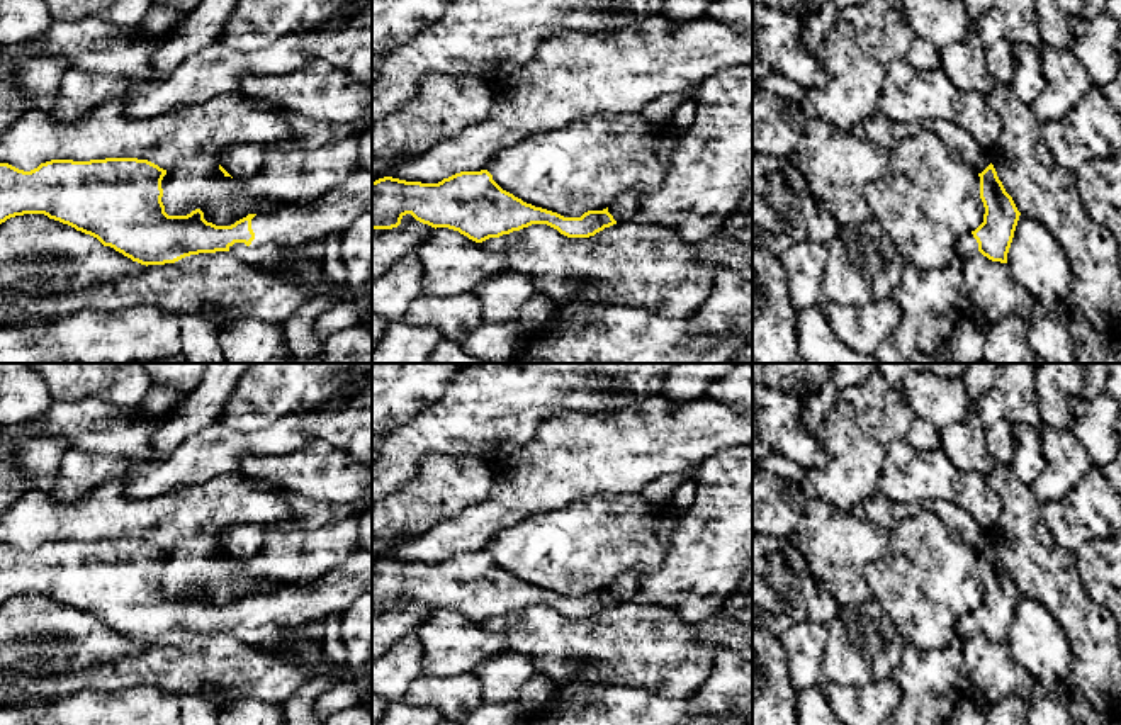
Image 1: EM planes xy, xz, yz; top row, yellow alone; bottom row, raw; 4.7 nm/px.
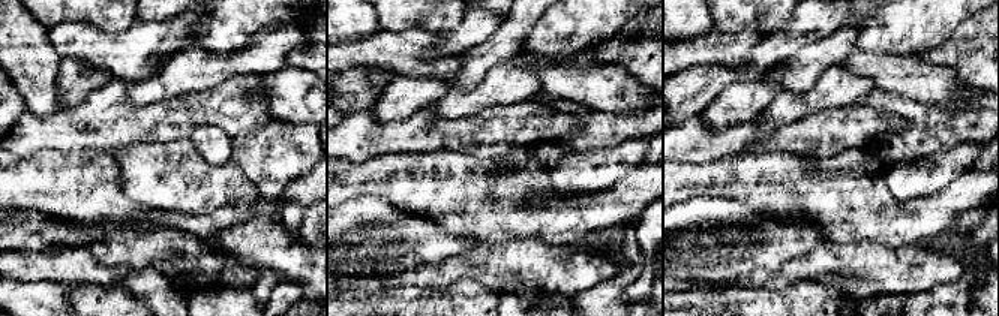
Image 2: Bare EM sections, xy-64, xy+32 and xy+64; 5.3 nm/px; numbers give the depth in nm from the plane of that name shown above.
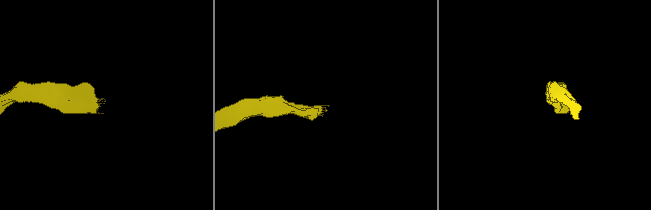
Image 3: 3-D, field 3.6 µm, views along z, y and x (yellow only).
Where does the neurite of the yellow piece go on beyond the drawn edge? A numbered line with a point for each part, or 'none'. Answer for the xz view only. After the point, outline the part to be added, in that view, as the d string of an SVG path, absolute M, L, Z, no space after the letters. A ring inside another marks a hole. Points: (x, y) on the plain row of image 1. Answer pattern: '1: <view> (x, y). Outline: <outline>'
none

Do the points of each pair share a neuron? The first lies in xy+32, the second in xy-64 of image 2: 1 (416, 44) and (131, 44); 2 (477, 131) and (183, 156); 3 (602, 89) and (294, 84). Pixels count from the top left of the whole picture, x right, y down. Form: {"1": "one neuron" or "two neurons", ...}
{"1": "one neuron", "2": "two neurons", "3": "one neuron"}

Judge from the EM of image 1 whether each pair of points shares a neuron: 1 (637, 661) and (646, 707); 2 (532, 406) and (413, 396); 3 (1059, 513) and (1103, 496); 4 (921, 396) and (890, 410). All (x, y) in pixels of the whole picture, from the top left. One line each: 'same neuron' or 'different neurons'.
1: different neurons
2: different neurons
3: same neuron
4: different neurons

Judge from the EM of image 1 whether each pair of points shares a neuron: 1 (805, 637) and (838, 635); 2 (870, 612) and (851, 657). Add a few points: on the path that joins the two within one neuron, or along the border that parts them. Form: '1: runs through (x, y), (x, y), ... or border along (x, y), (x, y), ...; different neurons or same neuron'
1: border along (824, 625), (821, 671), (826, 676); different neurons
2: runs through (867, 623), (861, 646); same neuron

